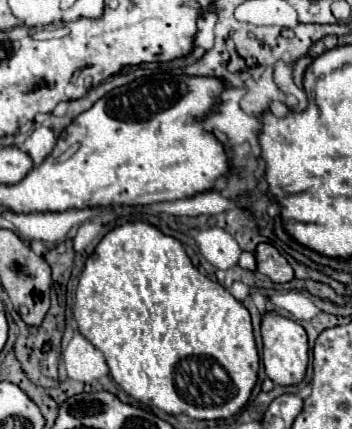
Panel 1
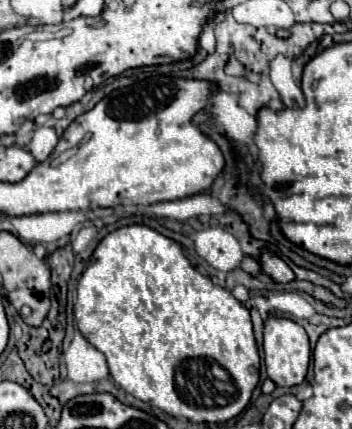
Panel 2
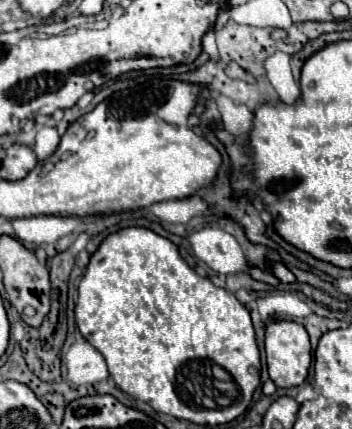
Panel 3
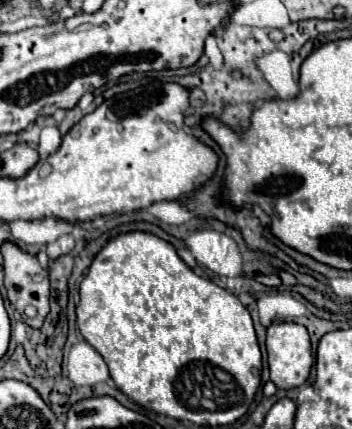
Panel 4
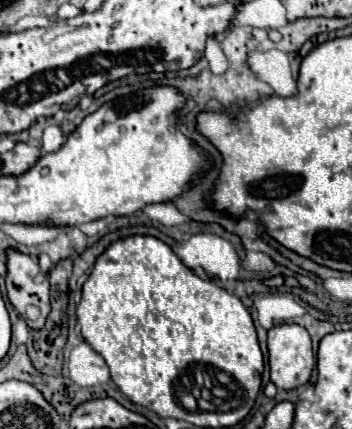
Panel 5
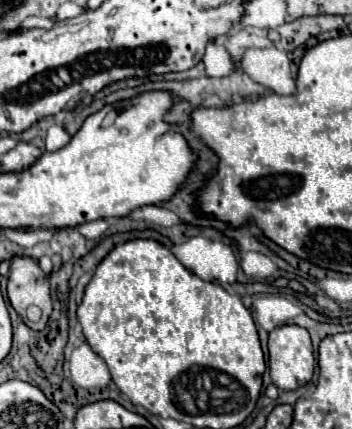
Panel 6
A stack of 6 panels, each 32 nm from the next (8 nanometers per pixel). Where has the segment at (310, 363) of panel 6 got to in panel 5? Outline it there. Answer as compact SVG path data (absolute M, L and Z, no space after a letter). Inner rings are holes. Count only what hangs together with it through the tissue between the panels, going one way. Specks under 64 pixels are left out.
M280 324L268 330L268 366L278 388L304 386L316 366L308 330L298 324Z

